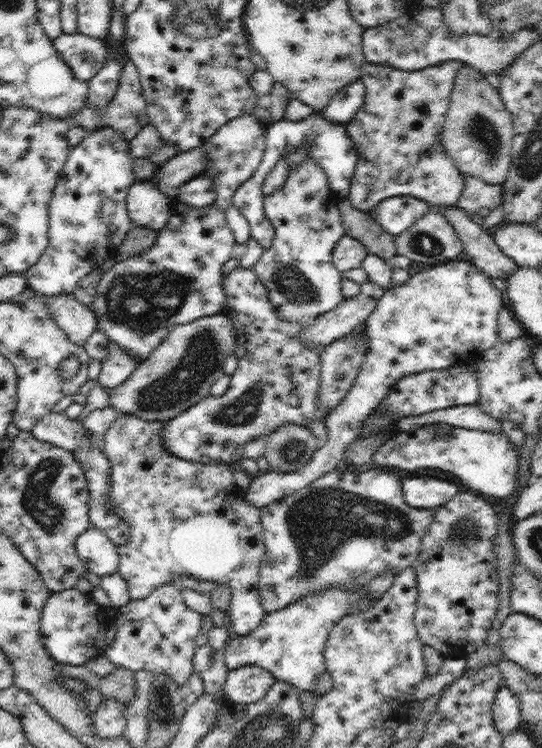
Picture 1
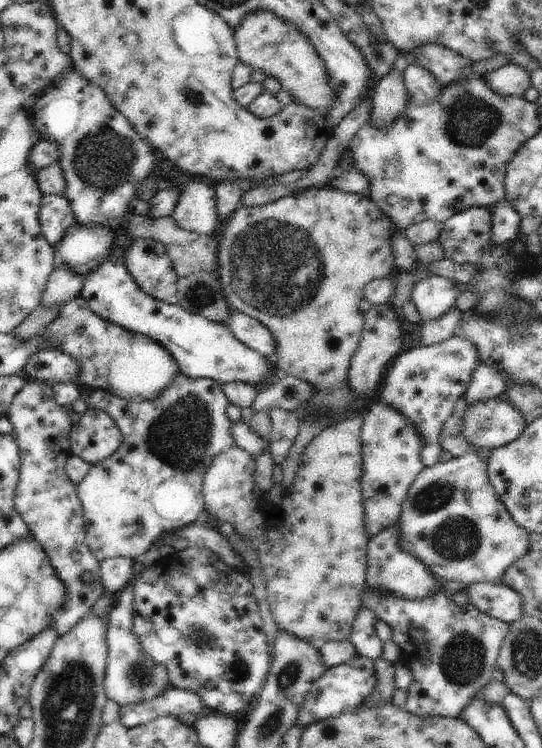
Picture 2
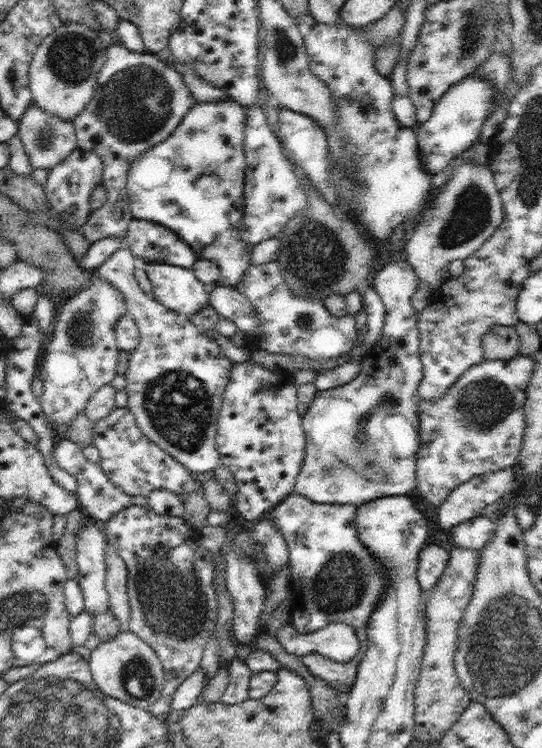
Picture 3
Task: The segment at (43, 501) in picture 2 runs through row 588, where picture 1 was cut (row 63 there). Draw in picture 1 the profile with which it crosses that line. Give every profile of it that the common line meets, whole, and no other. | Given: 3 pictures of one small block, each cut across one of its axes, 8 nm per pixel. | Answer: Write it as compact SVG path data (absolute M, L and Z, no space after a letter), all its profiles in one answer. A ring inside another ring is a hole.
M63 33L53 40L53 45L74 77L80 81L90 81L108 58L108 47L104 45L104 39L100 38Z

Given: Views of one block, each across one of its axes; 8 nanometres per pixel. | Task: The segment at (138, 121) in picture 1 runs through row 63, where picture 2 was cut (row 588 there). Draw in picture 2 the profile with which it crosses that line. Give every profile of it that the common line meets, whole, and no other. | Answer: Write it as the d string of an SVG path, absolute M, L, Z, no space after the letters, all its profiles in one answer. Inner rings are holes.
M142 562L134 563L134 574L132 574L130 582L121 590L116 606L111 607L109 614L105 618L107 622L106 646L108 646L108 660L106 660L106 668L104 668L104 692L108 700L112 700L112 702L120 706L154 700L156 696L166 692L166 689L172 688L170 679L167 676L166 666L156 664L142 650L142 644L140 644L140 640L138 640L138 636L133 630L134 582L138 580L138 576L142 574L143 570Z

